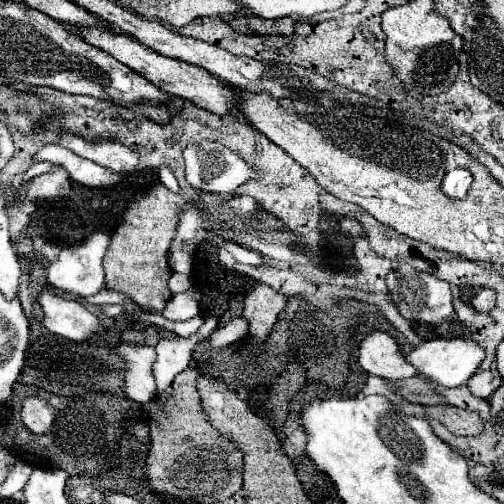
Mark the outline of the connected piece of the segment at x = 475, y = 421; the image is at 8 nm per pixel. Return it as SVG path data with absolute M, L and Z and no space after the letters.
M441 404L441 406L427 406L425 414L445 424L457 436L477 436L483 432L481 416L471 410Z

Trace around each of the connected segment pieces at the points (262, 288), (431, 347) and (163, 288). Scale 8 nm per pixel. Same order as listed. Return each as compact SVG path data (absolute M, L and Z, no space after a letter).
M257 282L245 296L243 316L249 320L249 332L255 342L263 342L269 336L271 326L277 322L277 314L283 310L287 298L267 284Z
M457 336L457 338L433 338L423 342L421 346L413 348L411 354L407 356L407 360L423 374L427 376L431 382L435 382L437 386L445 386L445 388L457 388L467 384L467 380L477 372L479 364L485 360L485 348L475 342L473 338L467 336Z
M155 184L145 190L141 196L135 196L129 208L125 210L125 218L119 228L111 236L111 246L105 254L105 286L109 290L117 290L129 298L133 298L141 308L161 314L171 292L167 288L167 280L171 278L171 270L167 264L167 250L173 238L173 230L177 224L177 212L185 206L187 200L171 192L165 184Z

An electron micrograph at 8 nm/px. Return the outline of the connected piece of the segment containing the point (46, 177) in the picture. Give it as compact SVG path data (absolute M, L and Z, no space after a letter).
M65 168L41 174L29 182L27 192L33 200L53 200L59 196L67 196L71 190L71 178Z

